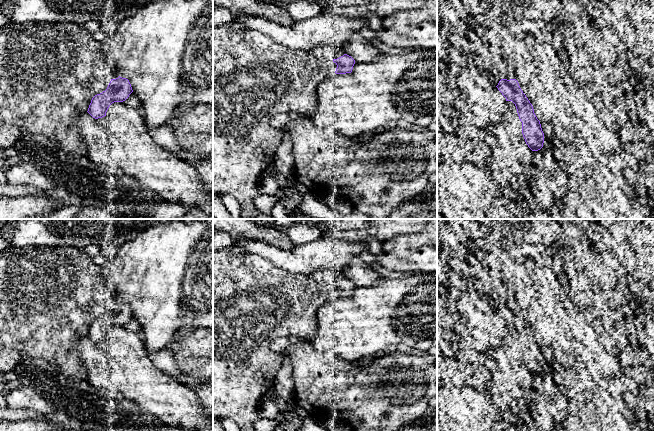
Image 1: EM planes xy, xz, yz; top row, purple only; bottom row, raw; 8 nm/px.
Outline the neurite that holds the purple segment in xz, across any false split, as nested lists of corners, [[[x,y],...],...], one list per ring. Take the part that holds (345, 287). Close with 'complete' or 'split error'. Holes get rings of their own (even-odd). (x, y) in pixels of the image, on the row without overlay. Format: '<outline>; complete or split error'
[[[344,278],[337,283],[333,283],[333,286],[337,289],[336,298],[351,297],[355,288],[355,284],[347,278]]]; complete

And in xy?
[[[113,288],[107,289],[107,300],[105,302],[108,311],[105,315],[95,319],[88,332],[88,337],[95,343],[106,340],[109,330],[114,326],[123,326],[133,316],[128,303],[114,302]]]; split error

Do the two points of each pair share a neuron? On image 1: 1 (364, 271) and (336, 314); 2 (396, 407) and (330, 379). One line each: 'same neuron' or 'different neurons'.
1: different neurons
2: same neuron

